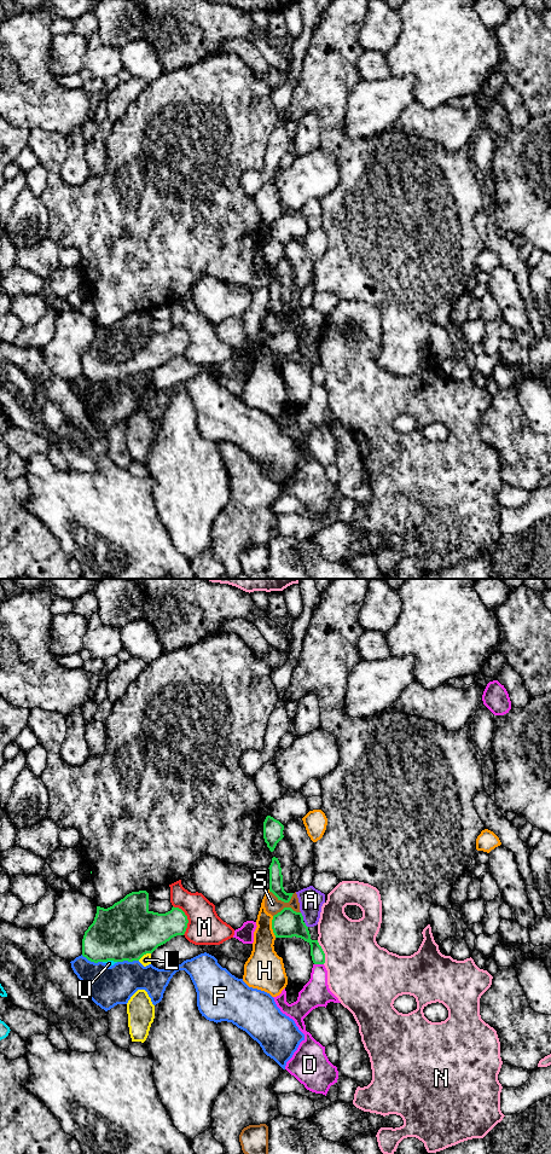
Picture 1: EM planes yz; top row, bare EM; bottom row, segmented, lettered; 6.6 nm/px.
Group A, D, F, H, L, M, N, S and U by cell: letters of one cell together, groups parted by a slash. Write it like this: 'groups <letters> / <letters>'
groups A / D / F / H / L / M / N / S / U

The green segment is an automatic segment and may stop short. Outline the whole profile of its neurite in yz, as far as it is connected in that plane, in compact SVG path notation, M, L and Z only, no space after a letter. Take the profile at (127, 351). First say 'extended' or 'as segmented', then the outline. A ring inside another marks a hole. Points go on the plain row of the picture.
as segmented; M146 311L132 312L108 329L97 326L94 341L82 359L82 376L94 383L139 381L172 358L184 355L187 343L187 336L181 329L173 326L166 334L150 331L149 313Z

